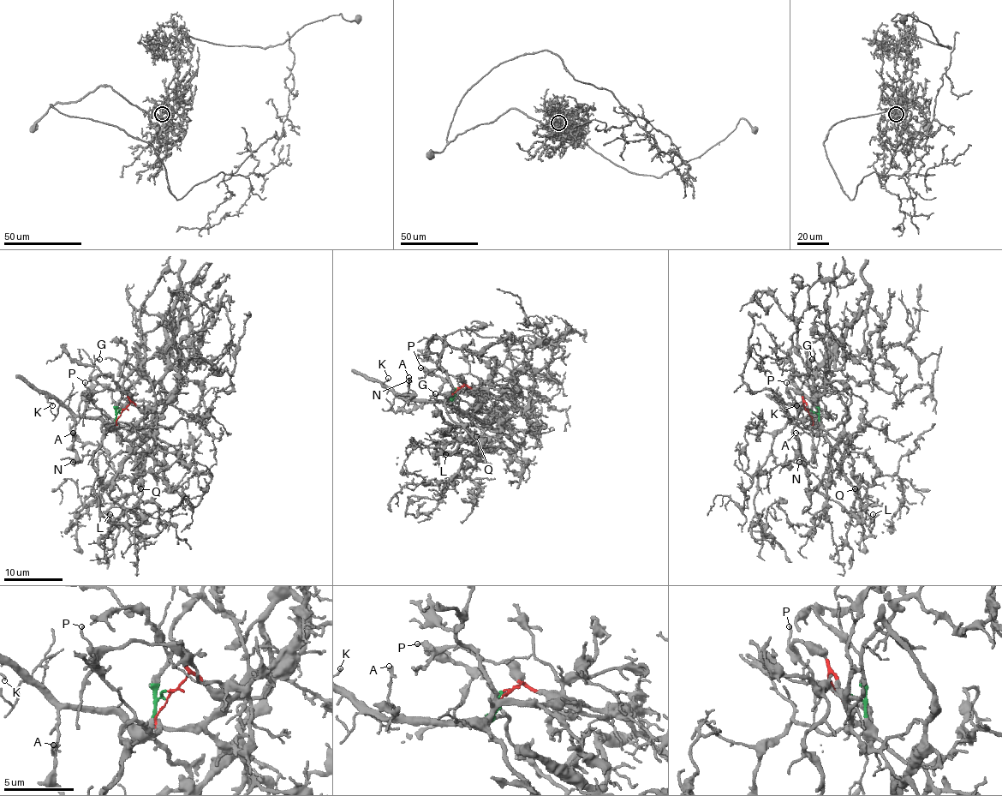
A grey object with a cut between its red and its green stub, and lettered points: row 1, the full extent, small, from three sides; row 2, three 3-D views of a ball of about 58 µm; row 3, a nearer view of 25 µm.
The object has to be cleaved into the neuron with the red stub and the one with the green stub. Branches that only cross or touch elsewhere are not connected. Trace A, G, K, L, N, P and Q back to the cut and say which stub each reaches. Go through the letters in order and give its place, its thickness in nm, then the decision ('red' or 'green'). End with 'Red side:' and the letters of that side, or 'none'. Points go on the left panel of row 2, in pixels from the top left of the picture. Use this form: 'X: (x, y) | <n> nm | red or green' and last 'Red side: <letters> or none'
A: (73, 433) | 280 nm | green
G: (99, 359) | 90 nm | green
K: (52, 405) | 120 nm | green
L: (110, 514) | 110 nm | green
N: (73, 462) | 120 nm | green
P: (85, 382) | 150 nm | red
Q: (140, 488) | 140 nm | green
Red side: P

